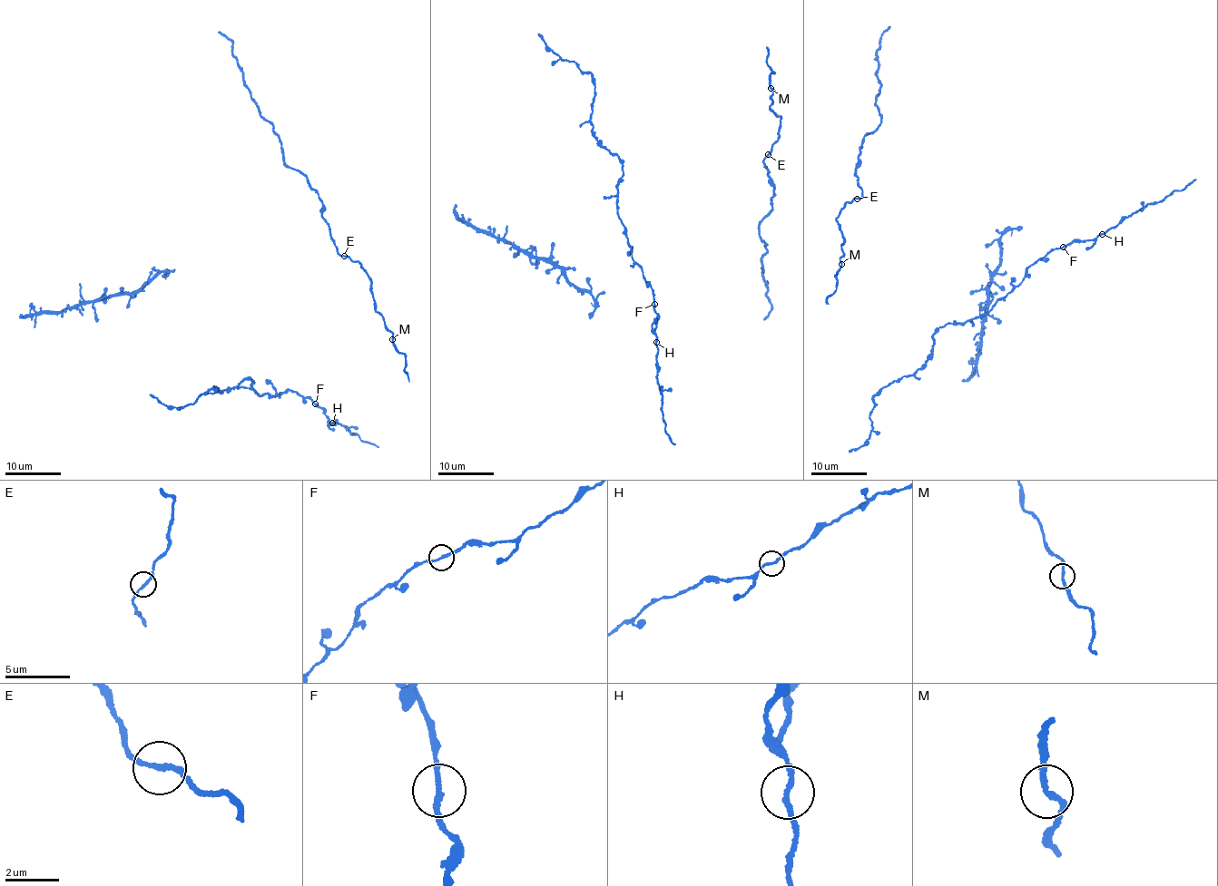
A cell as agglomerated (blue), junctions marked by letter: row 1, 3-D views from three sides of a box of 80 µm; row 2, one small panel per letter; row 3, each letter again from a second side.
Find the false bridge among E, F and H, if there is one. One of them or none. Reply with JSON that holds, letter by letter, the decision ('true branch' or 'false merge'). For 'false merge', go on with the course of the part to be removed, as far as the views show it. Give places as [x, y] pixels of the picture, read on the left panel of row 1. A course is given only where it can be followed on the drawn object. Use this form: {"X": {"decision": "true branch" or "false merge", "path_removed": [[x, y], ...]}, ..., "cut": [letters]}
{"E": {"decision": "true branch"}, "F": {"decision": "true branch"}, "H": {"decision": "true branch"}, "cut": []}

